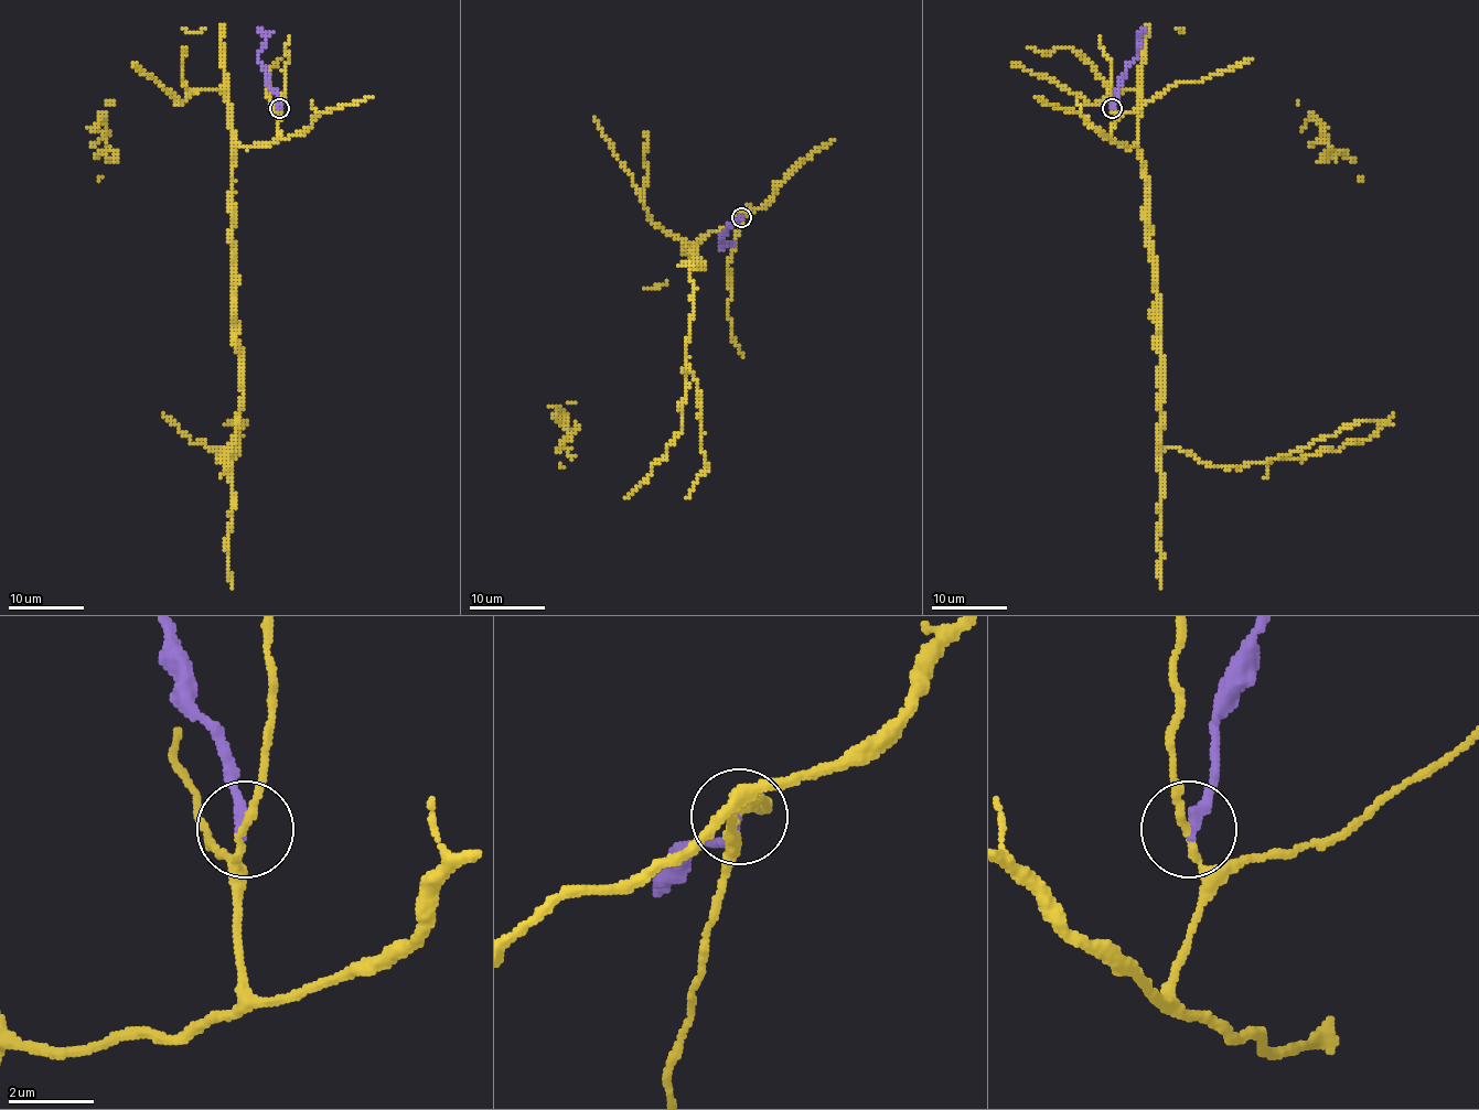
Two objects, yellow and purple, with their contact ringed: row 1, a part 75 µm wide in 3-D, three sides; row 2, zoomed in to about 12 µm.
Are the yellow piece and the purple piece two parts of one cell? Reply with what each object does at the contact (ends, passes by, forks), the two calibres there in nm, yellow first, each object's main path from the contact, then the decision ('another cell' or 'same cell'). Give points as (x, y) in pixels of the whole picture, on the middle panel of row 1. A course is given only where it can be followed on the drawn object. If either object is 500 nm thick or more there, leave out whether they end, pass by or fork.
yellow passes by | purple ends | 170/240 nm | yellow via (741, 216), (707, 232), (694, 245), (696, 260), (704, 266), (690, 265), (694, 291), (681, 432), (623, 498) | purple via (741, 216), (719, 239), (727, 244), (720, 249) | another cell

